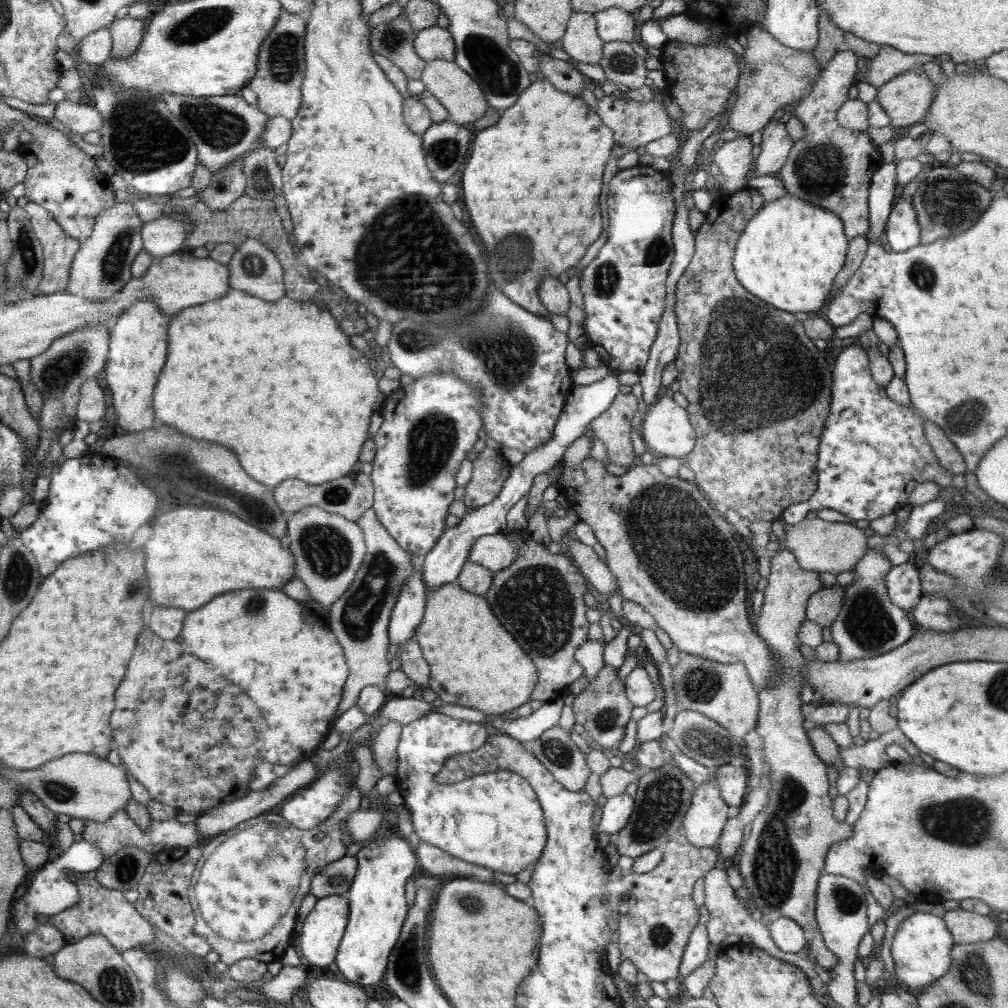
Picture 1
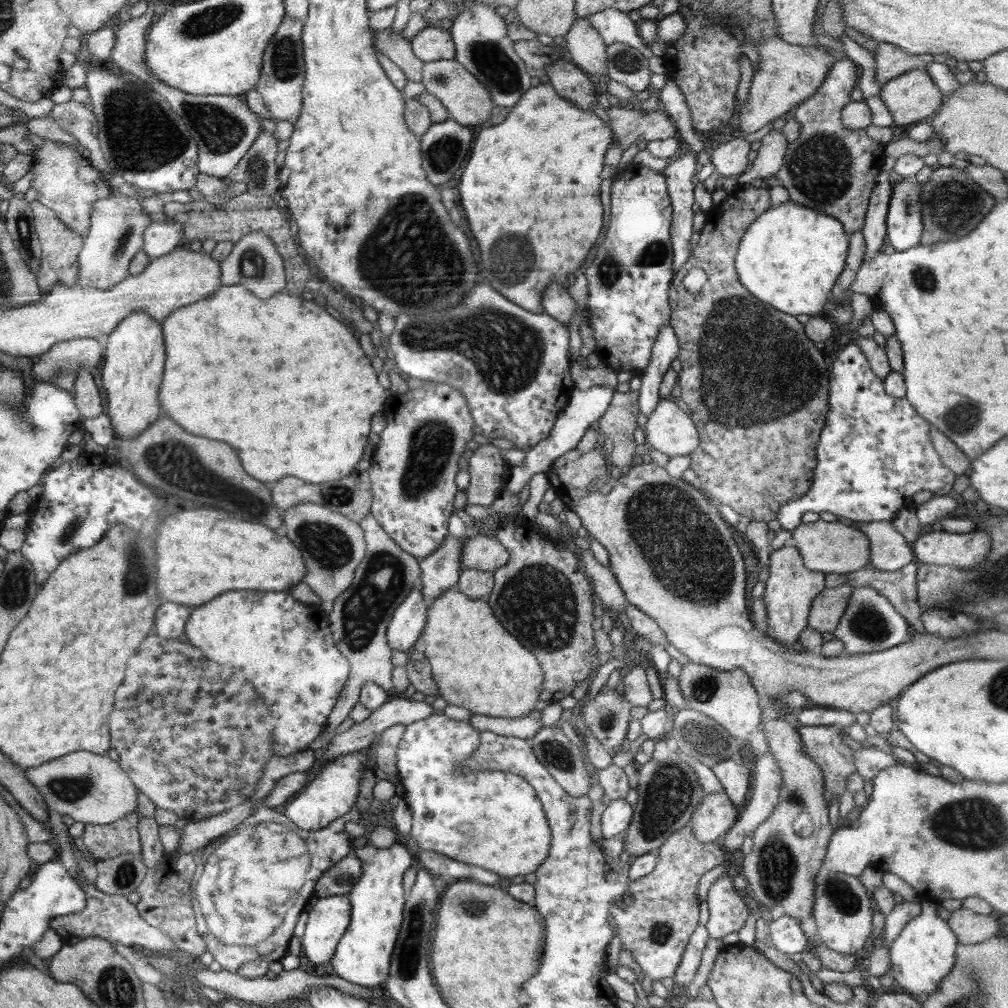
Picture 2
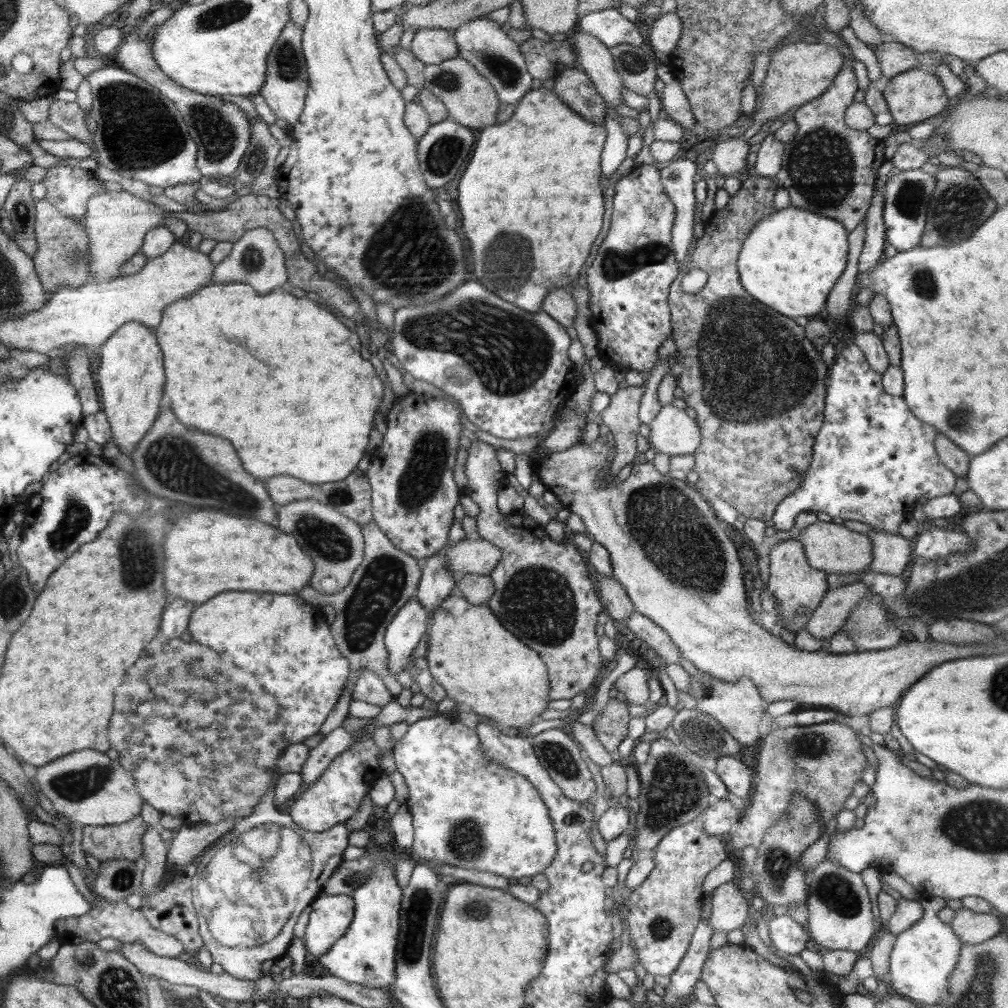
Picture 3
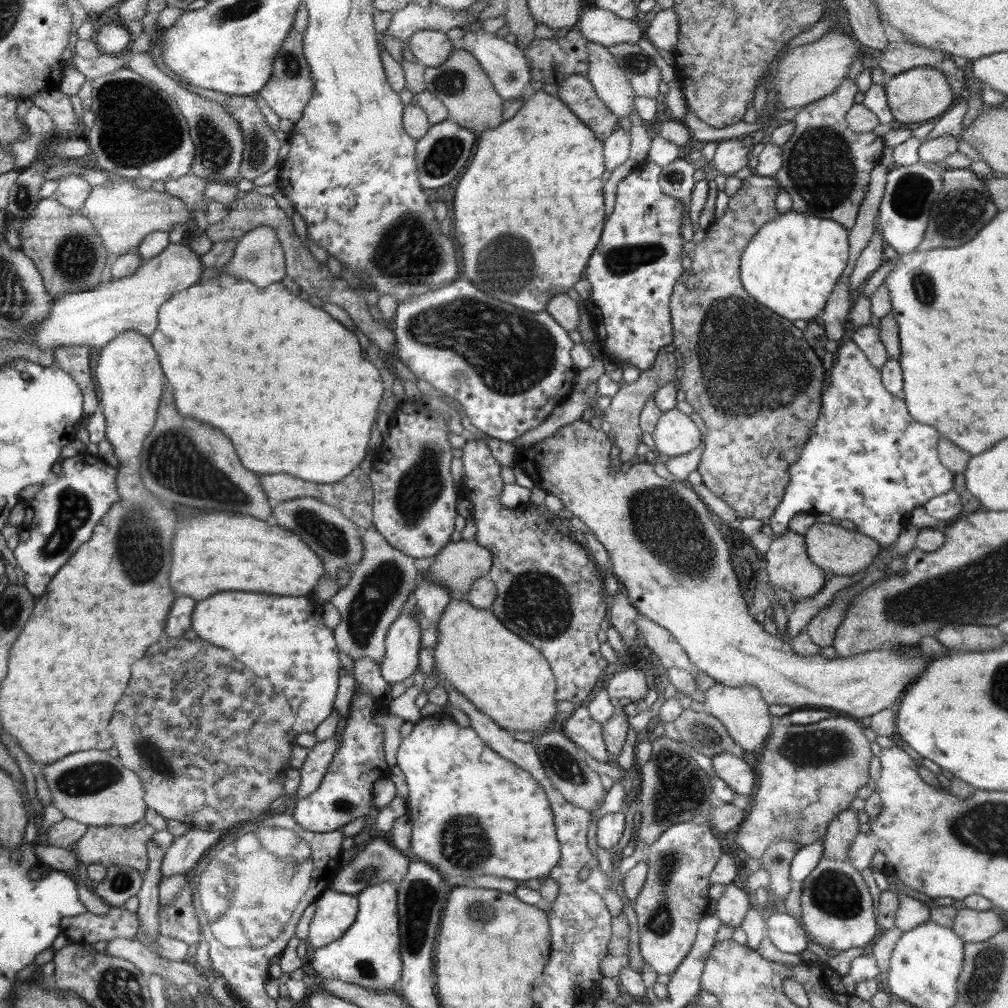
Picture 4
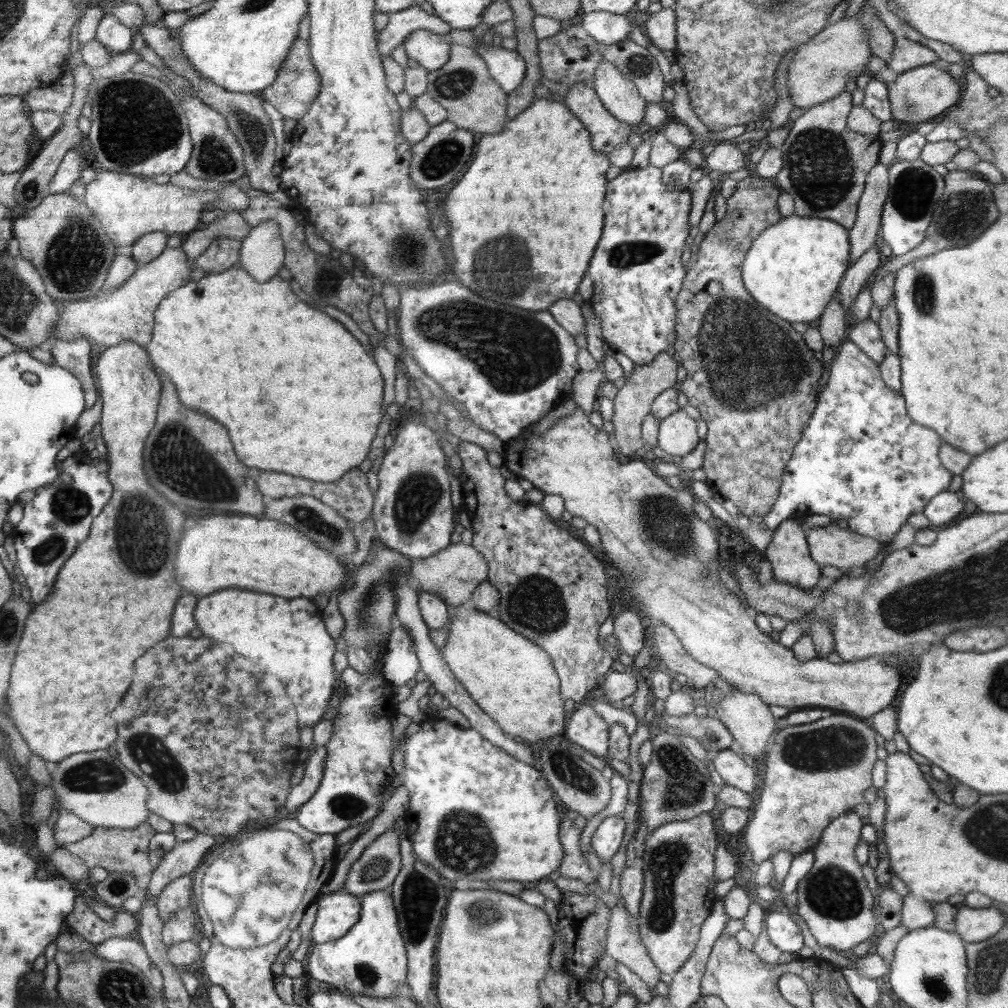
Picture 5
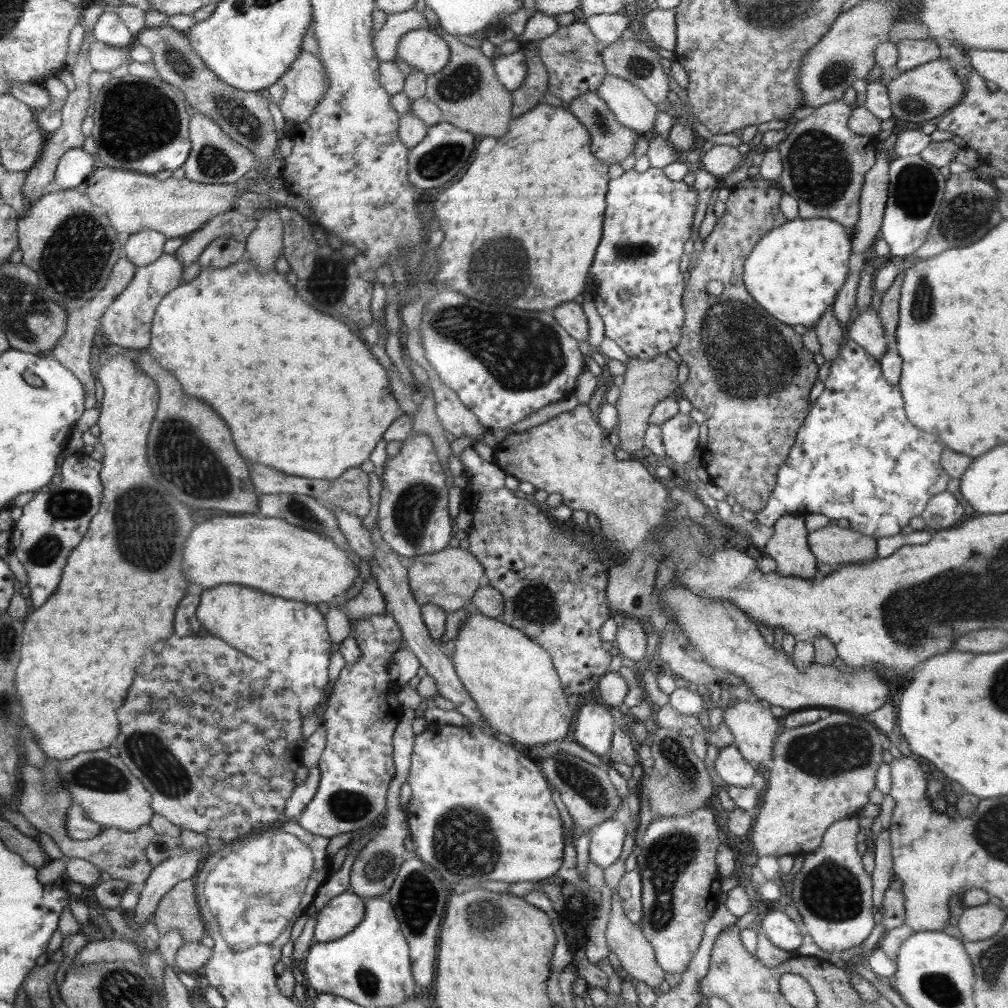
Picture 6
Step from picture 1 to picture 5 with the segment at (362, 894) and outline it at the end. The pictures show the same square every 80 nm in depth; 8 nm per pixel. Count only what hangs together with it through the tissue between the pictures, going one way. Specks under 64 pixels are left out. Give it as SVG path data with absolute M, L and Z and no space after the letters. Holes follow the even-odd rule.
M390 888L360 897L359 921L342 938L315 944L308 956L308 974L316 988L348 991L354 995L390 999L405 992L407 972L406 945L400 932Z

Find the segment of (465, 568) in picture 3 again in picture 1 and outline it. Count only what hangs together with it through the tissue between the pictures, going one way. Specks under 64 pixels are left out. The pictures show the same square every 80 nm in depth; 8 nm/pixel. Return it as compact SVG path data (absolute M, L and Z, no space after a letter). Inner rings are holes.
M505 533L480 536L469 550L467 561L488 568L488 571L497 571L508 568L518 557L519 548L508 539Z

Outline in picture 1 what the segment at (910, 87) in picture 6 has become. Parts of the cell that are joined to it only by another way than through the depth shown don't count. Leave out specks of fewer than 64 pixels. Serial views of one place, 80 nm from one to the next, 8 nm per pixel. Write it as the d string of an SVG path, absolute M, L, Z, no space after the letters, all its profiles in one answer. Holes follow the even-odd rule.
M921 70L906 71L878 88L875 99L890 117L893 127L920 123L928 114L935 95L935 85Z

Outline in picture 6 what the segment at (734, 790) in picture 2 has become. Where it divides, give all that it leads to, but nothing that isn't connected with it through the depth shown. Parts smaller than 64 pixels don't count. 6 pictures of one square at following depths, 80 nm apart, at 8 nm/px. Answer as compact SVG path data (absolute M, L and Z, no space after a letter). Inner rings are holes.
M735 745L719 748L714 764L718 776L729 786L750 787L757 774Z

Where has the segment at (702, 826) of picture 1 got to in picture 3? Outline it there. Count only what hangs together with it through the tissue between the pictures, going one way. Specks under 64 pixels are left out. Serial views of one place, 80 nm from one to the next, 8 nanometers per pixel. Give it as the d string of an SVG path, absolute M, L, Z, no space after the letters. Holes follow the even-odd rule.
M726 798L713 799L699 818L708 836L718 837L729 832L741 819L742 811L736 809Z

